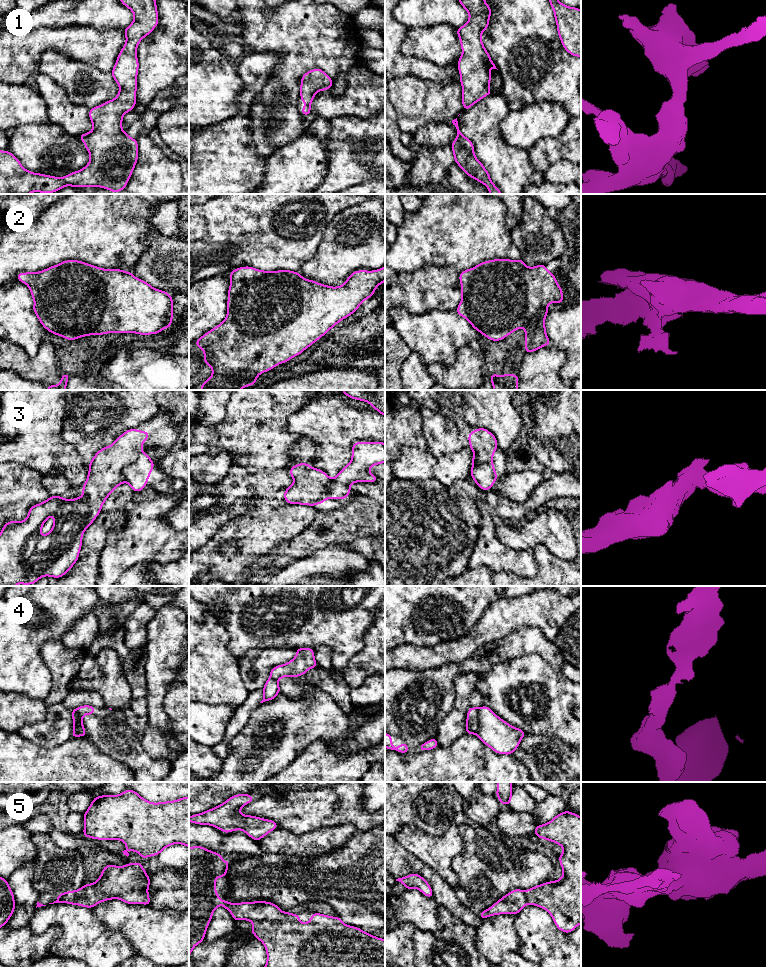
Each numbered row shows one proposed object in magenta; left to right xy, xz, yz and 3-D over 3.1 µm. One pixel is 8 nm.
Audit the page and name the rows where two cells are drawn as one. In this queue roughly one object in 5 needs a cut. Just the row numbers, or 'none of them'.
3, 4

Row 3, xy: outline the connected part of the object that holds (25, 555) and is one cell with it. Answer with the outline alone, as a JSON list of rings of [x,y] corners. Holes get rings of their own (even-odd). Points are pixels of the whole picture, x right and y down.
[[[129,429],[113,444],[100,449],[89,462],[81,497],[70,500],[50,496],[46,501],[30,507],[24,521],[9,521],[4,525],[0,532],[0,586],[35,584],[44,576],[60,578],[72,568],[79,558],[84,531],[99,515],[111,492],[125,482],[123,470],[138,459],[148,436],[149,431]],[[50,516],[55,517],[54,524],[51,531],[42,536],[41,529]]]

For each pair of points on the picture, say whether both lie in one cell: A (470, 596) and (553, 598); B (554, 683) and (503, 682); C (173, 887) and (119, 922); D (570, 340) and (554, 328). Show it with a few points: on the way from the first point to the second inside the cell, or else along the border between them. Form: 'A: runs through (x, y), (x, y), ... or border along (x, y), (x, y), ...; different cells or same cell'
A: border along (504, 597), (494, 601), (484, 610); different cells
B: runs through (541, 680), (519, 679), (516, 682); same cell
C: border along (150, 904), (159, 909), (174, 910); different cells
D: runs through (566, 336), (558, 328); same cell

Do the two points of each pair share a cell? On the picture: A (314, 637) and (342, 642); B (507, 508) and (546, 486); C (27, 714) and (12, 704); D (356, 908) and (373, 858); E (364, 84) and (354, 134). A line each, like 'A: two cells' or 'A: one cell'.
A: one cell
B: one cell
C: one cell
D: one cell
E: two cells

